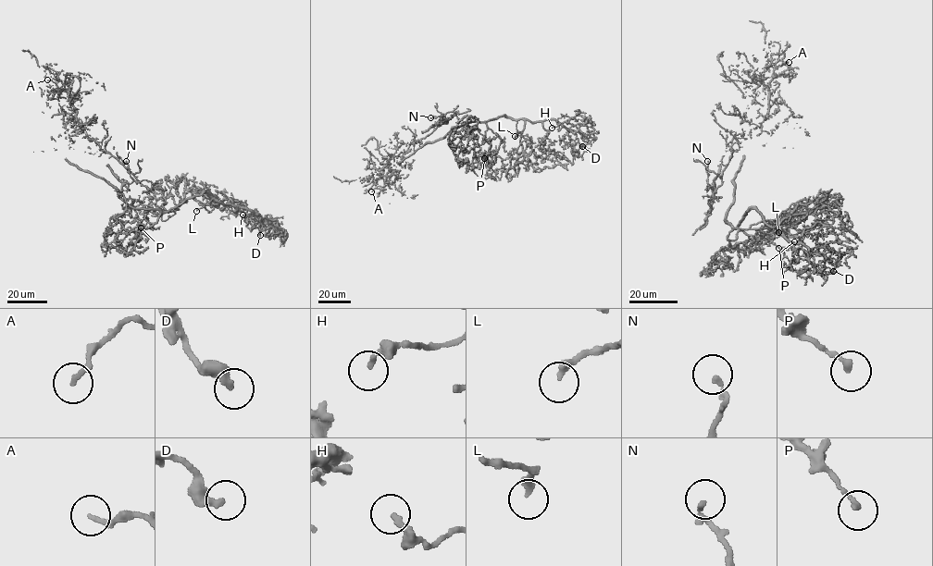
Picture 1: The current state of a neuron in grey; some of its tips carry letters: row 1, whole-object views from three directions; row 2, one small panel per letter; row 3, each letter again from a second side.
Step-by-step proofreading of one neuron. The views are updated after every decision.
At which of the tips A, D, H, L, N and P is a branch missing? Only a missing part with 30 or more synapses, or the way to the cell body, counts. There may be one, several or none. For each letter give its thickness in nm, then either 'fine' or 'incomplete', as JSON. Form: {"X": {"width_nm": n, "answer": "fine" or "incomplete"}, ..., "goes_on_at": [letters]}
{"A": {"width_nm": 190, "answer": "fine"}, "D": {"width_nm": 320, "answer": "fine"}, "H": {"width_nm": 190, "answer": "fine"}, "L": {"width_nm": 280, "answer": "incomplete"}, "N": {"width_nm": 170, "answer": "fine"}, "P": {"width_nm": 220, "answer": "fine"}, "goes_on_at": ["L"]}

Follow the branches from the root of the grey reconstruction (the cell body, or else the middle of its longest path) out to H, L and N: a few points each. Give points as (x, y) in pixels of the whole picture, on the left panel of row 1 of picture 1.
H: (133, 181), (124, 185), (122, 193), (136, 208), (167, 212), (207, 192), (254, 215), (242, 215)
L: (133, 181), (122, 187), (122, 195), (130, 205), (167, 212), (186, 199), (206, 192), (211, 201), (196, 211)
N: (133, 181), (126, 161)

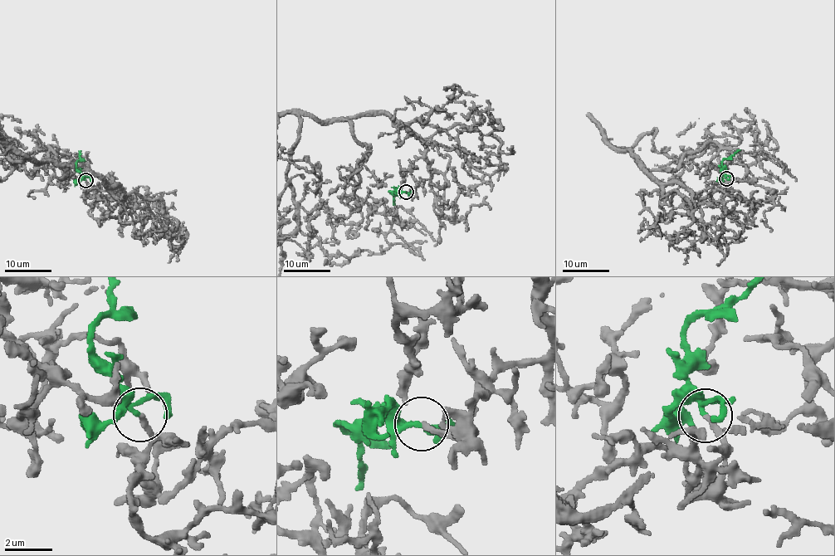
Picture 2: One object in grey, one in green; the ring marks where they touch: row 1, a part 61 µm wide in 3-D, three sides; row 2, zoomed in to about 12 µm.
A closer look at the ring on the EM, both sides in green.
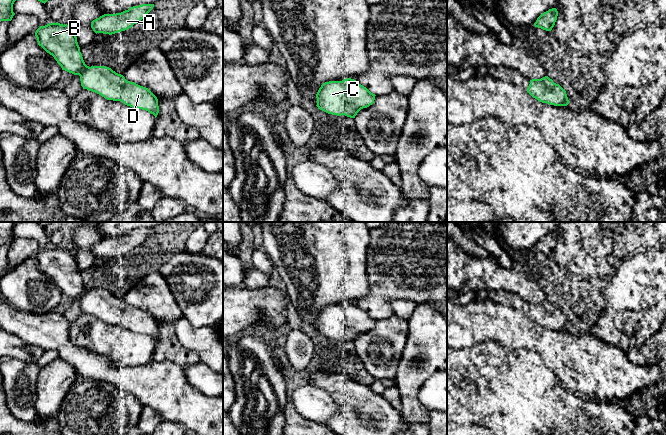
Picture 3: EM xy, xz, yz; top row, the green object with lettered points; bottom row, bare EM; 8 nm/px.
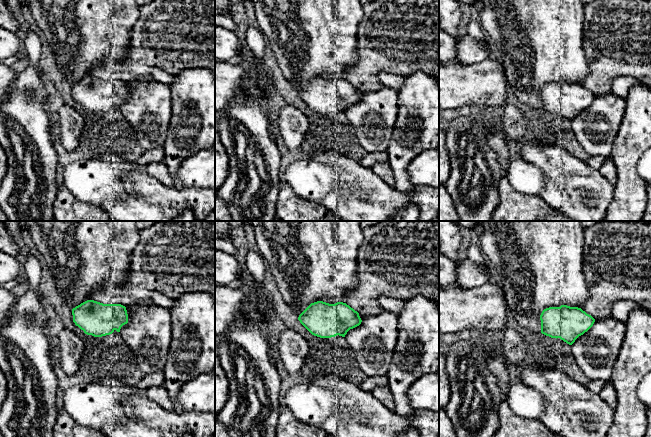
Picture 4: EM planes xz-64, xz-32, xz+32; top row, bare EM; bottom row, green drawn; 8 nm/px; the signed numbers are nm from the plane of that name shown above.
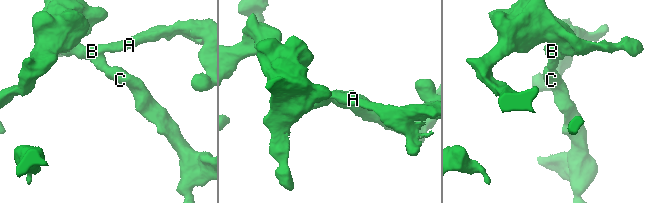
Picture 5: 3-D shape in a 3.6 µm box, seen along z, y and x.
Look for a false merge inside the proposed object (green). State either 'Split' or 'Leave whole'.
Leave whole

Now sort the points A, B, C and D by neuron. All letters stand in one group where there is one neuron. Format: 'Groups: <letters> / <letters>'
Groups: A B C D

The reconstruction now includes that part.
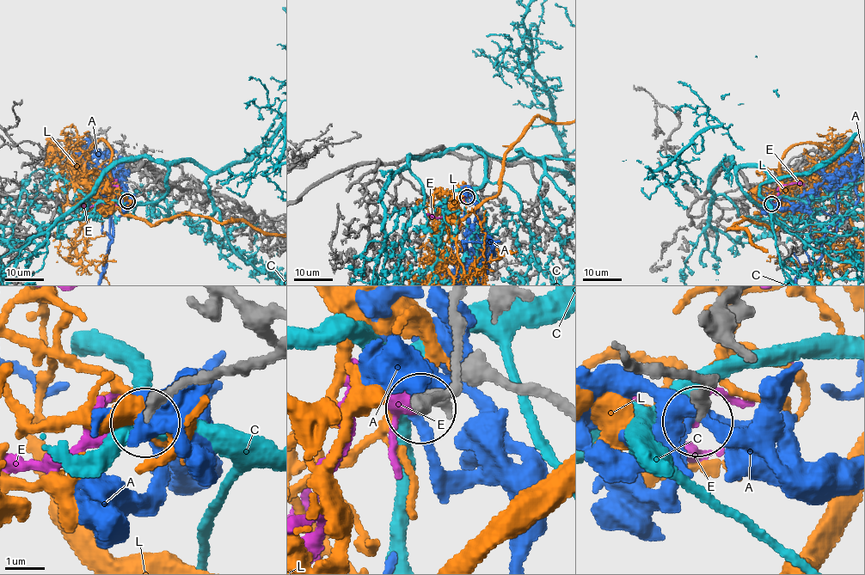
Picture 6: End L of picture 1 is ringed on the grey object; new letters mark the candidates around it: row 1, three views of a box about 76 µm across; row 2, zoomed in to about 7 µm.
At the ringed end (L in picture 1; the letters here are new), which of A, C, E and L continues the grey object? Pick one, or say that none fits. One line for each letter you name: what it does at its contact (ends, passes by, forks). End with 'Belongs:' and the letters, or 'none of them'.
E: it passes by
Belongs: E

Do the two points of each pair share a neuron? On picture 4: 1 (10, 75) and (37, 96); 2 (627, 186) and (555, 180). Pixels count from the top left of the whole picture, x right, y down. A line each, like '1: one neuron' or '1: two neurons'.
1: two neurons
2: two neurons

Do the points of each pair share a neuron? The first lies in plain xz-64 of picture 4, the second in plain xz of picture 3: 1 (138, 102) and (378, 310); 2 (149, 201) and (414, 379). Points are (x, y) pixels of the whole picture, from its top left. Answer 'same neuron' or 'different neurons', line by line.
1: different neurons
2: different neurons

